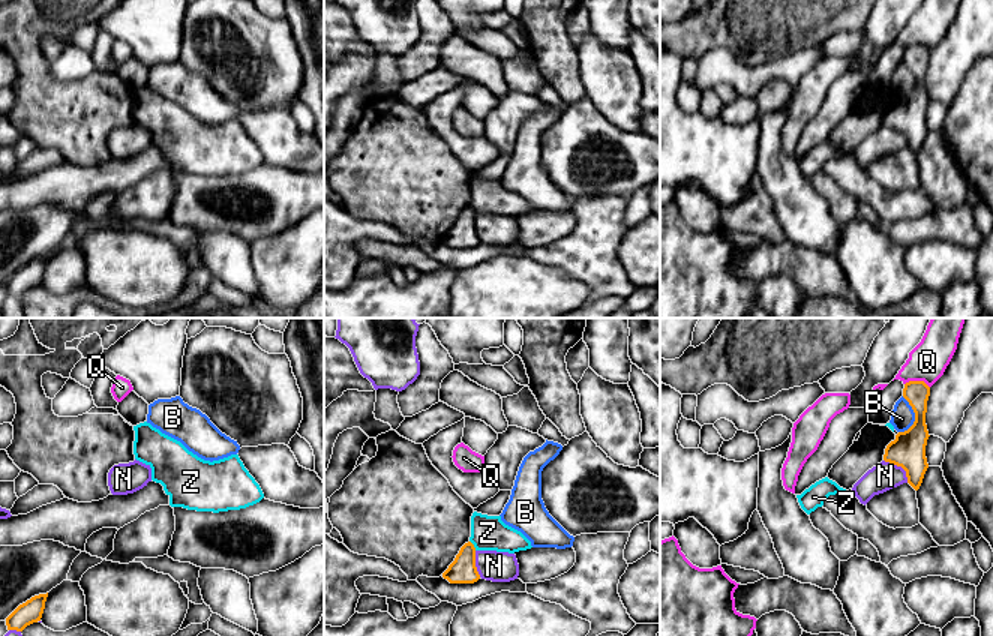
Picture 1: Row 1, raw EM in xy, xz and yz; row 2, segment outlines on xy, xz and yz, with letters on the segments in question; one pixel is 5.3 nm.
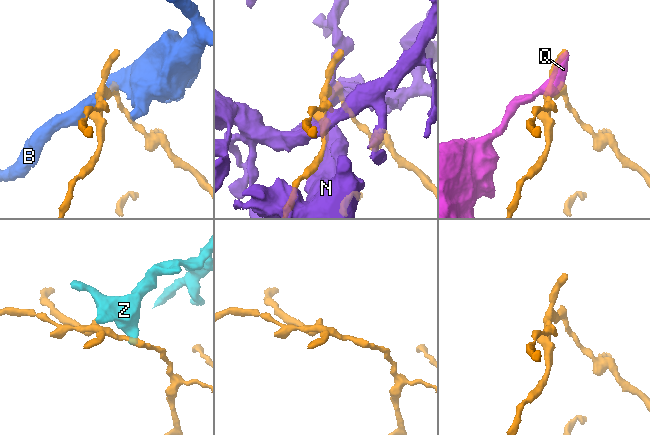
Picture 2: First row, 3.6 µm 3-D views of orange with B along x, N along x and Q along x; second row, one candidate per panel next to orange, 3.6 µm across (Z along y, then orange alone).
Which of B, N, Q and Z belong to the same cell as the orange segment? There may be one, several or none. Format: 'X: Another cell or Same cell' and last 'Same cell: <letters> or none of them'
B: Another cell
N: Another cell
Q: Another cell
Z: Another cell
Same cell: none of them

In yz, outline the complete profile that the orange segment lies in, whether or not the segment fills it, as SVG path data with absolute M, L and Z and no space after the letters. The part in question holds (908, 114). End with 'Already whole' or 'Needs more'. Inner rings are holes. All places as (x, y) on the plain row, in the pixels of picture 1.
M909 45L904 48L903 62L909 66L915 76L914 88L896 99L884 118L884 124L902 130L906 135L908 147L918 154L924 138L928 132L926 122L926 110L928 94L926 88L927 64L930 51L924 45Z. Already whole

